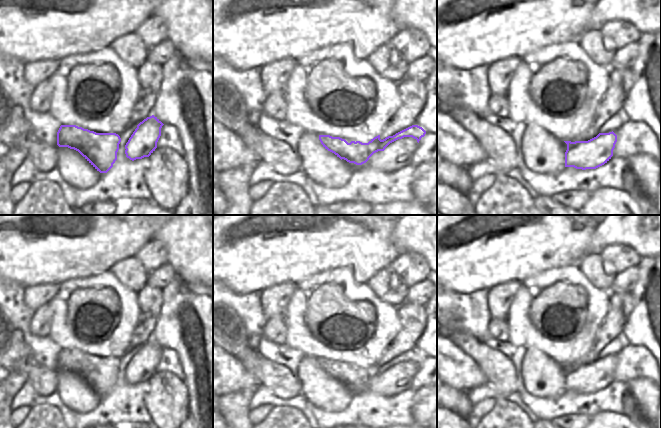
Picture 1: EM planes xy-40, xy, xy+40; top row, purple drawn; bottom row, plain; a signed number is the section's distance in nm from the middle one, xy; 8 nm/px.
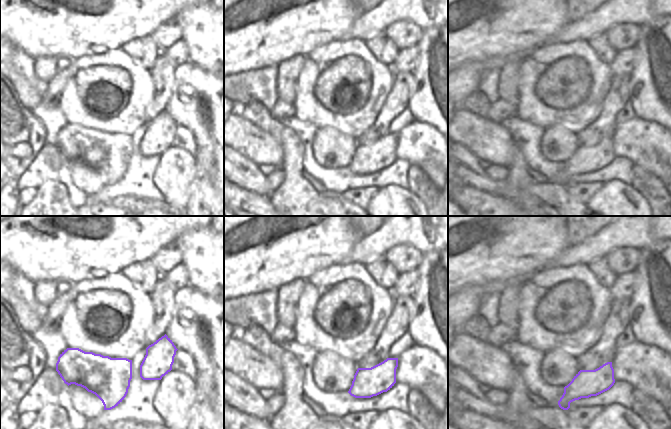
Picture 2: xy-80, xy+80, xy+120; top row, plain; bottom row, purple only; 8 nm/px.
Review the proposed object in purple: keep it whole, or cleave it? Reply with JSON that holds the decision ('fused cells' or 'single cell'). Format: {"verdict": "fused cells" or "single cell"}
{"verdict": "fused cells"}

